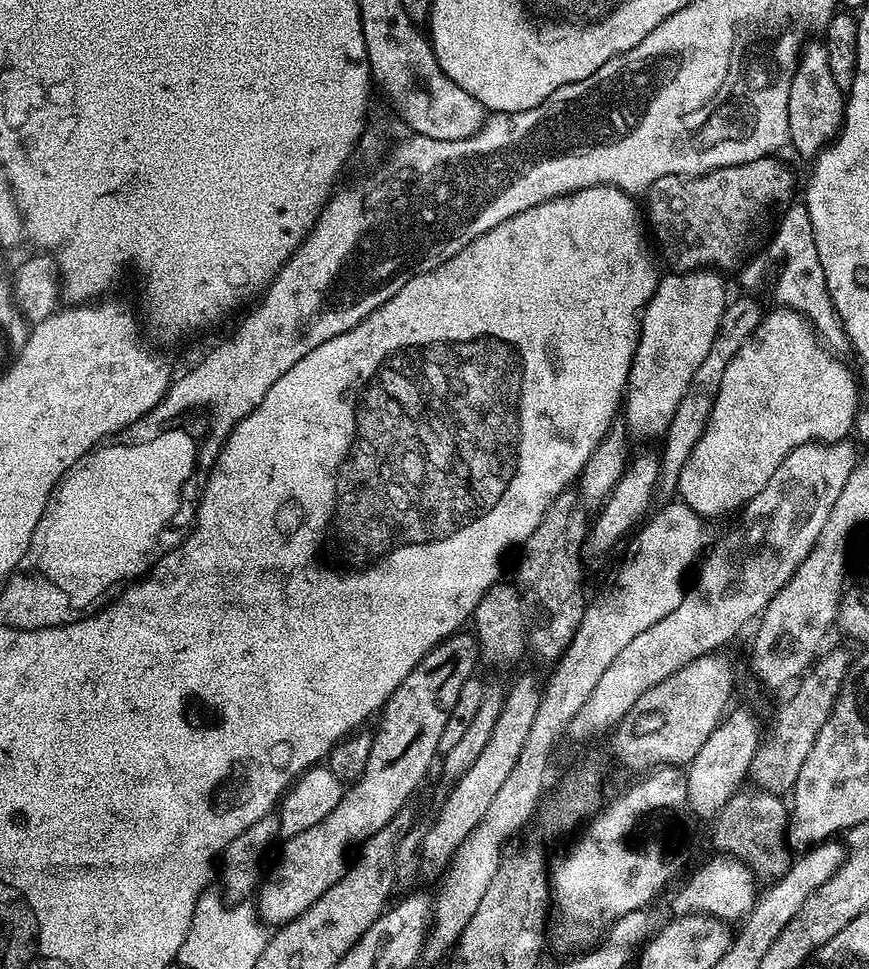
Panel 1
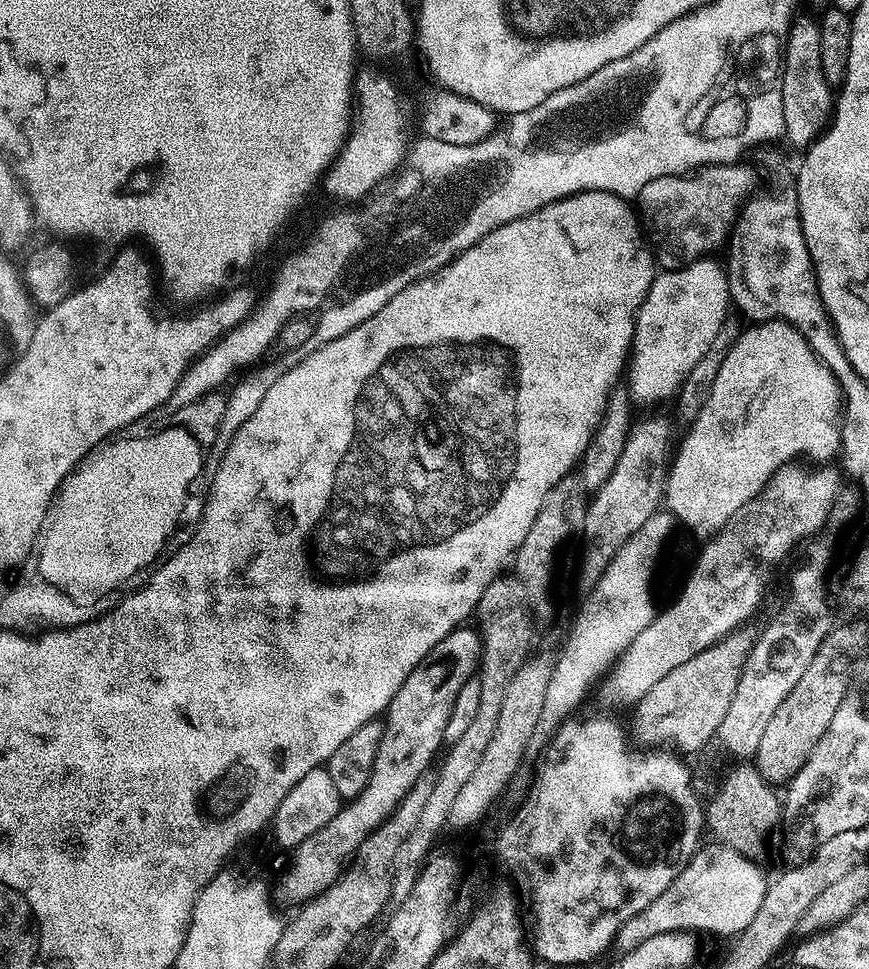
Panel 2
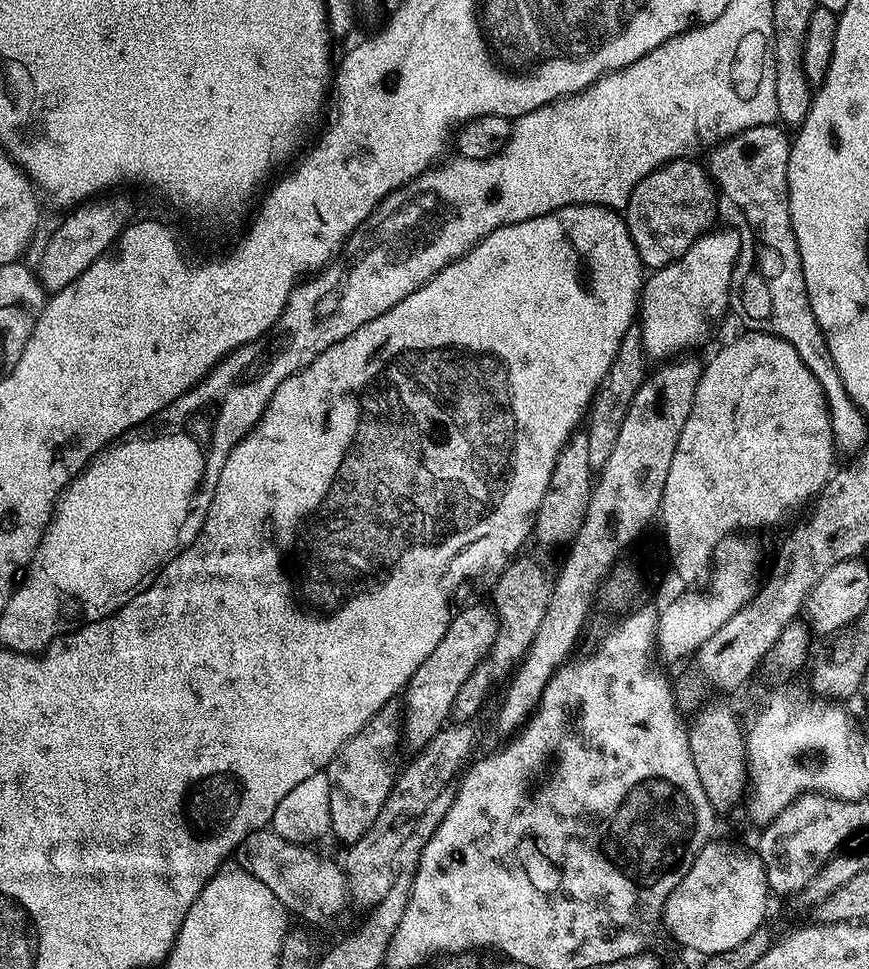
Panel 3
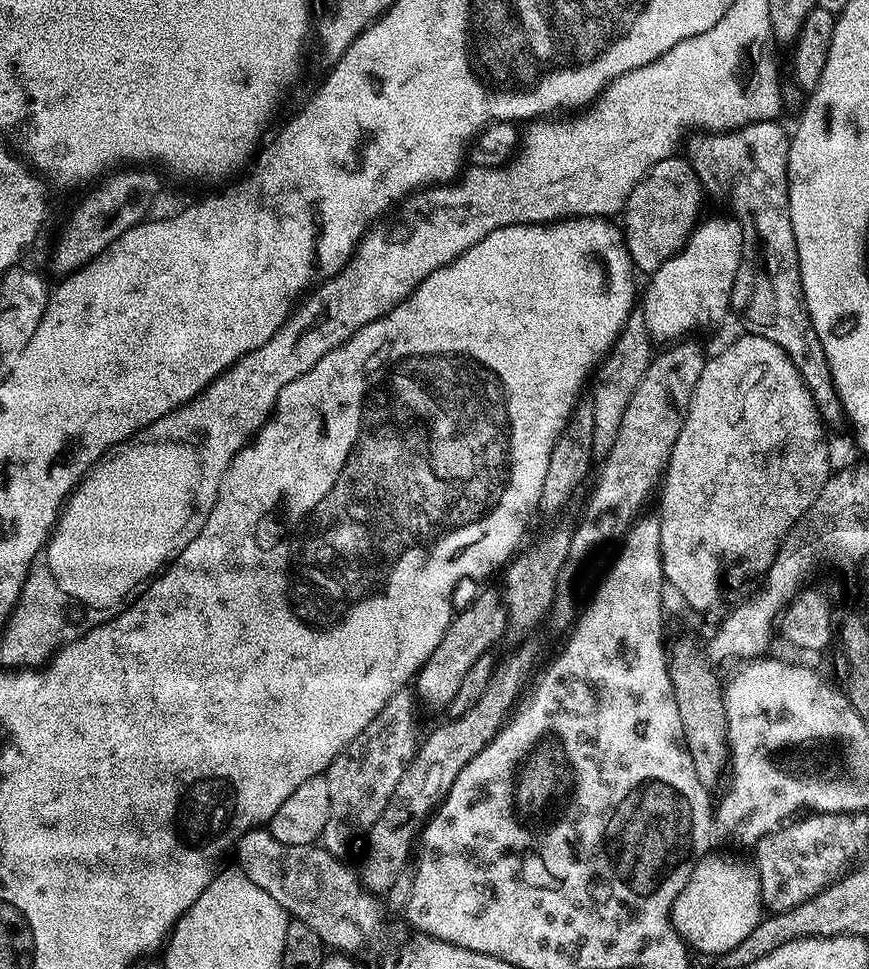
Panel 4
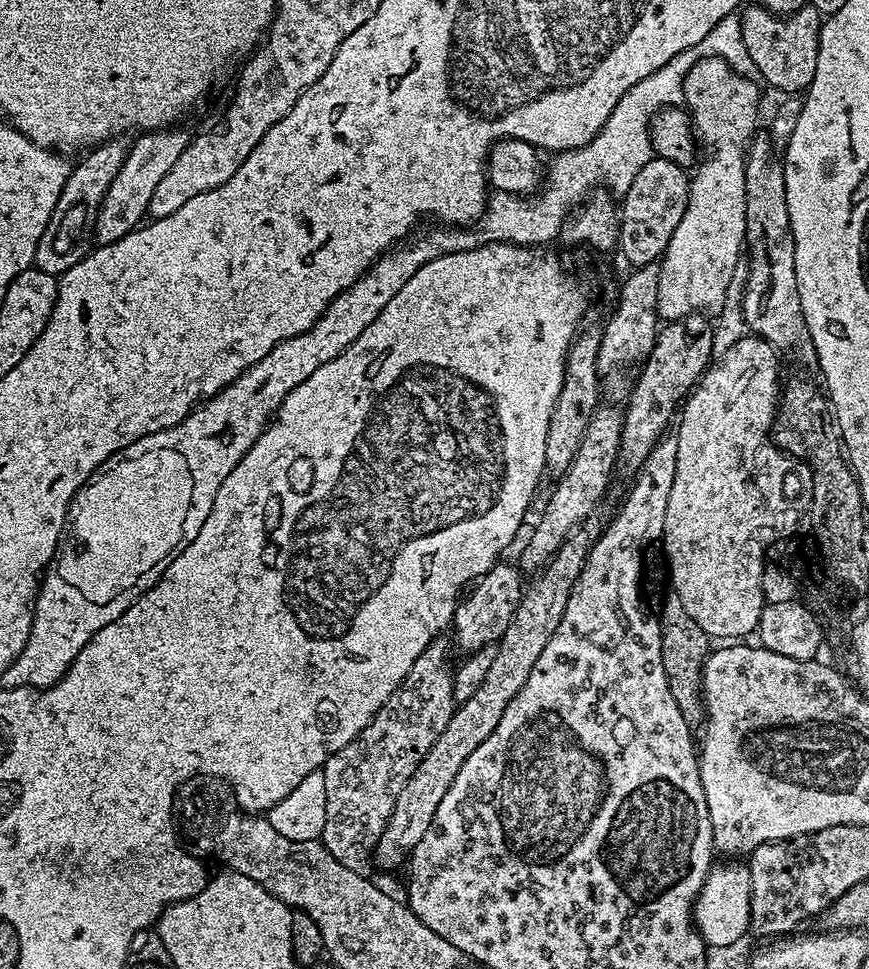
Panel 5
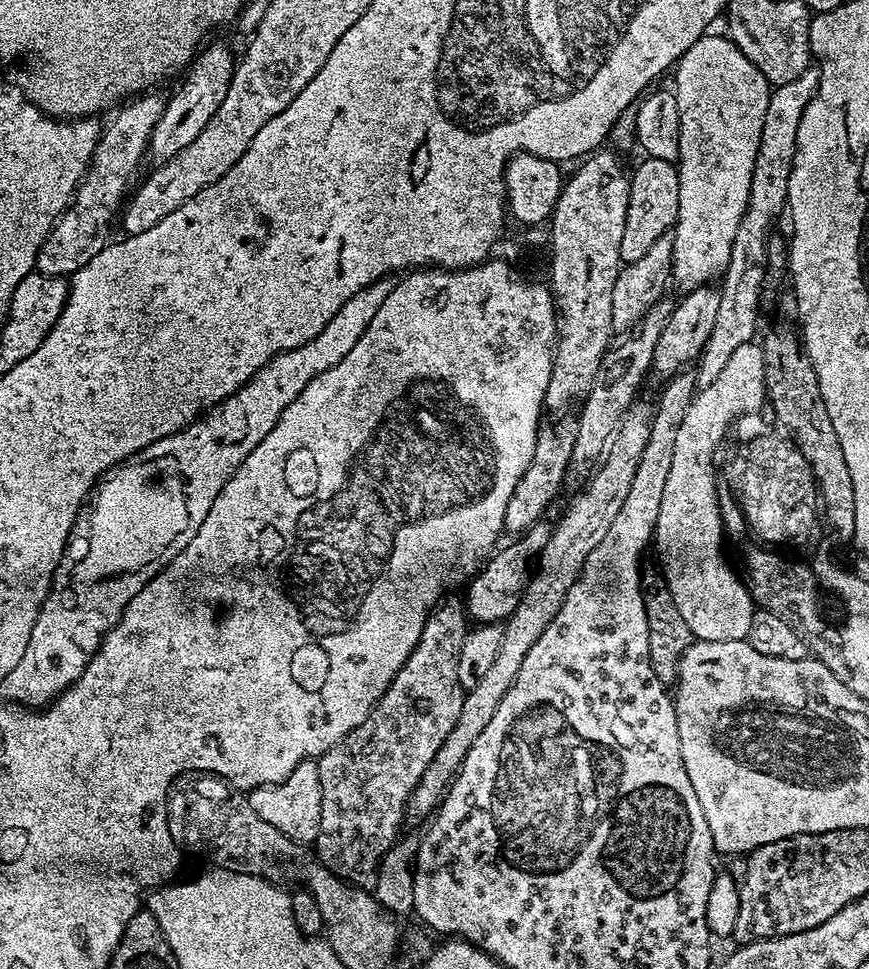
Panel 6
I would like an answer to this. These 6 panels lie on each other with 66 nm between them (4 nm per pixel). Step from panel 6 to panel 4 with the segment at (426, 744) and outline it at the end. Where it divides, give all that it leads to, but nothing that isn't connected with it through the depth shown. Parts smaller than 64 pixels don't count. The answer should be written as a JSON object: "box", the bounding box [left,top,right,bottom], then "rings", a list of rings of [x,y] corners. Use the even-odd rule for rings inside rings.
{"box":[322,690,422,858],"rings":[[[408,690],[396,692],[394,698],[382,706],[374,722],[370,722],[358,738],[348,743],[328,768],[330,818],[326,818],[322,837],[322,846],[326,851],[341,858],[347,857],[348,847],[372,829],[382,810],[388,808],[394,786],[398,786],[421,743],[422,731],[416,721],[416,700]]]}

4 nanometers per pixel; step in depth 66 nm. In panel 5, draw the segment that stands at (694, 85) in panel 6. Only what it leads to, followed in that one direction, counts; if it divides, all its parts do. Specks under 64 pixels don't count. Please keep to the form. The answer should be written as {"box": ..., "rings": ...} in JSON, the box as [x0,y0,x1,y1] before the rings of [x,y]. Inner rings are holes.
{"box":[656,56,761,322],"rings":[[[705,56],[703,58],[697,59],[697,62],[693,68],[691,68],[686,74],[686,78],[684,79],[684,99],[683,103],[686,105],[687,111],[690,113],[690,124],[694,129],[695,139],[698,141],[700,139],[700,144],[702,147],[708,151],[708,157],[705,158],[704,161],[701,162],[700,165],[696,168],[696,173],[693,171],[691,173],[690,179],[688,181],[688,205],[686,206],[686,214],[682,214],[682,222],[678,222],[678,230],[674,230],[674,234],[670,238],[670,242],[666,246],[666,250],[664,251],[664,255],[662,259],[659,261],[660,273],[658,274],[658,304],[656,306],[656,311],[658,313],[659,319],[661,321],[667,322],[669,320],[680,320],[683,316],[689,316],[691,312],[698,312],[701,314],[712,314],[715,313],[720,307],[724,304],[724,295],[726,294],[726,290],[730,290],[730,278],[734,276],[734,266],[740,264],[742,262],[742,249],[745,247],[746,241],[744,239],[744,235],[746,234],[746,170],[744,169],[744,158],[748,150],[748,145],[752,143],[752,137],[757,135],[758,128],[756,128],[756,119],[760,116],[760,88],[761,85],[757,83],[755,79],[749,78],[747,76],[740,75],[739,72],[735,72],[731,66],[727,64],[724,60],[721,60],[719,56]]]}

